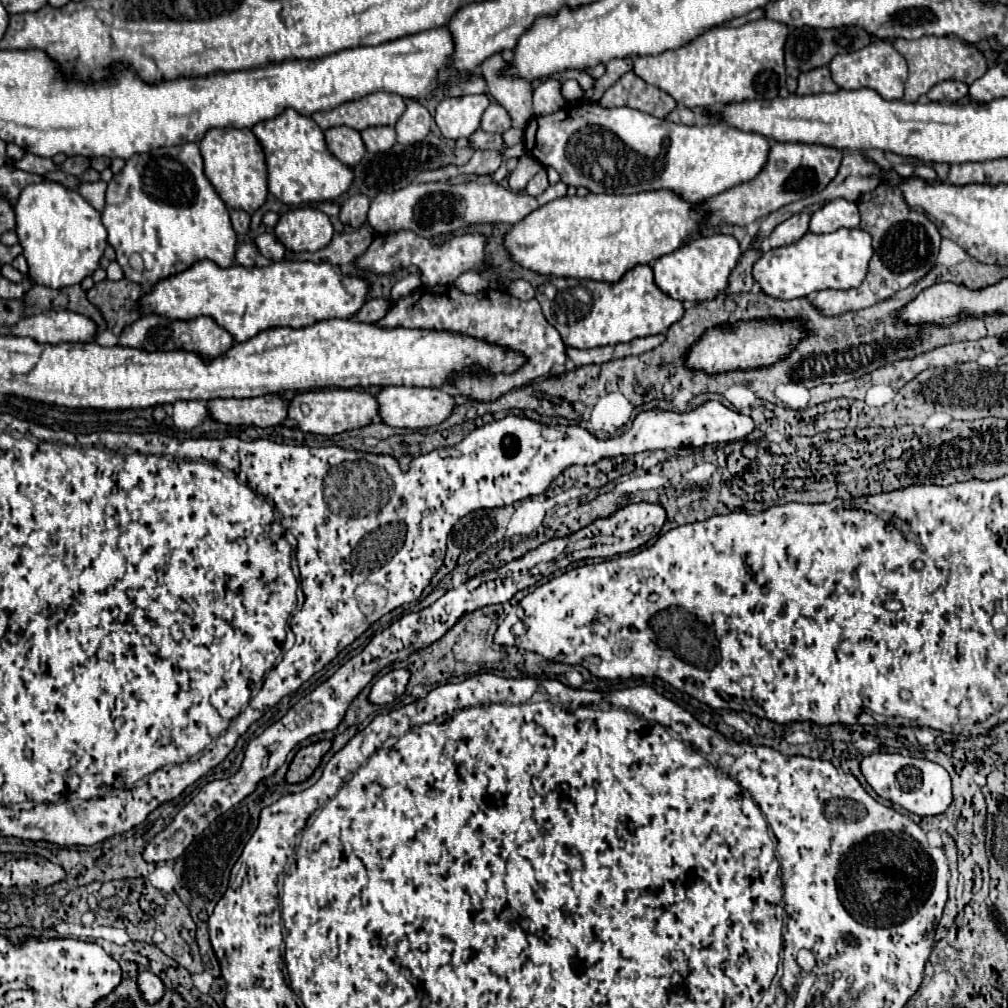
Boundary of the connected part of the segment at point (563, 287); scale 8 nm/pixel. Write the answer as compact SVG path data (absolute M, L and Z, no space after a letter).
M649 265L633 267L617 283L551 277L537 287L535 299L539 301L545 319L561 333L565 347L573 349L617 345L637 337L661 335L683 317L683 303L671 299L655 285L653 269Z

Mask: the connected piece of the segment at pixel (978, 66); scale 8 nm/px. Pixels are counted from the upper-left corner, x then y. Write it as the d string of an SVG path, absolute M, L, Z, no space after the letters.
M925 35L917 41L897 39L893 43L893 47L905 57L905 61L909 65L909 79L905 83L905 101L917 101L933 85L947 81L947 79L971 85L975 79L983 77L987 71L985 55L975 45L969 45L957 37L929 37L929 35Z

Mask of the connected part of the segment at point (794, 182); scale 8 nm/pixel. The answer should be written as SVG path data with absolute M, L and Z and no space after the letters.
M773 143L767 165L753 181L741 183L705 201L705 209L709 211L709 223L711 225L717 225L717 223L747 225L787 203L819 193L827 187L827 183L831 183L831 179L835 179L841 159L843 159L843 153L833 147L805 145L805 143Z

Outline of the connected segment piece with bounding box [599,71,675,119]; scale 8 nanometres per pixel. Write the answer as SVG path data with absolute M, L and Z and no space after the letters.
M629 71L605 91L599 105L607 109L631 107L631 109L639 109L643 113L663 119L667 113L675 109L675 99L669 93L661 91L659 87L645 83L633 71Z

